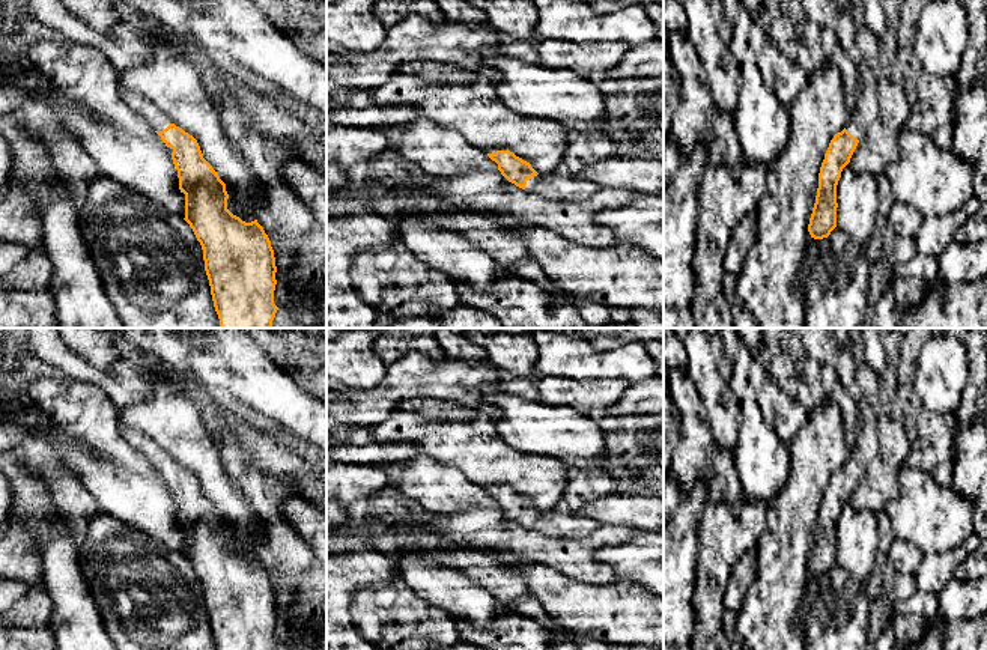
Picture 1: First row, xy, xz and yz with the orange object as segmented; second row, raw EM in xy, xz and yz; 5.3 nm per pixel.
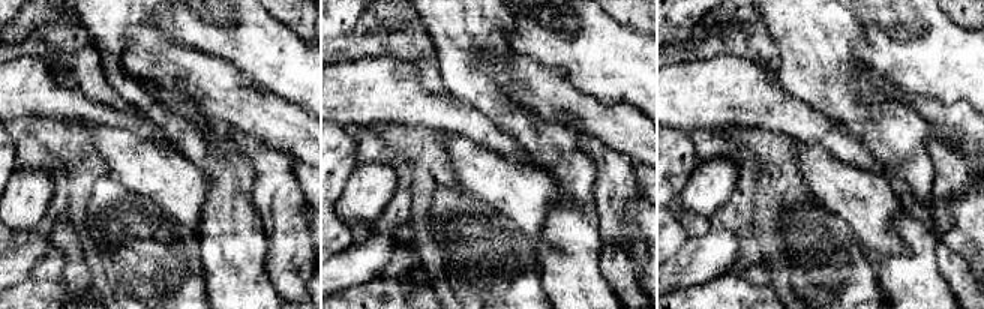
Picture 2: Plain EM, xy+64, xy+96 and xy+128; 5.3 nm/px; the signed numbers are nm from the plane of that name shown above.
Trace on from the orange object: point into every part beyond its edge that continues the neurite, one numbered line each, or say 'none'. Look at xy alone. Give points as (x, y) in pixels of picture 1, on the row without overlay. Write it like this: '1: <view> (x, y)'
1: xy (158, 458)

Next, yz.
1: yz (870, 405)

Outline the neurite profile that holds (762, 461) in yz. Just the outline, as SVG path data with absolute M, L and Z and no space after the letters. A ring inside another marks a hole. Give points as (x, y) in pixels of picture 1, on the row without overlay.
M742 399L733 468L748 500L776 497L790 477L790 450L763 418L754 399Z

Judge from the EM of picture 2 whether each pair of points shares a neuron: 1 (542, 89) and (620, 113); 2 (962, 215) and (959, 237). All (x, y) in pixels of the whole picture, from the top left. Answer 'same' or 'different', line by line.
1: same
2: same

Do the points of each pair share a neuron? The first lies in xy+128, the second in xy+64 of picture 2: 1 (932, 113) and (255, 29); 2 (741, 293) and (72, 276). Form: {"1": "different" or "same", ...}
{"1": "different", "2": "different"}

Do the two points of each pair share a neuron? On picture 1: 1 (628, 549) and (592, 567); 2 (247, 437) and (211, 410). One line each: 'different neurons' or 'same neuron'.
1: different neurons
2: same neuron

